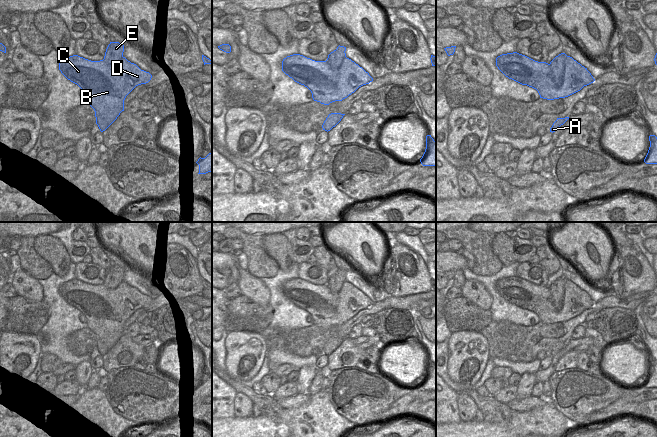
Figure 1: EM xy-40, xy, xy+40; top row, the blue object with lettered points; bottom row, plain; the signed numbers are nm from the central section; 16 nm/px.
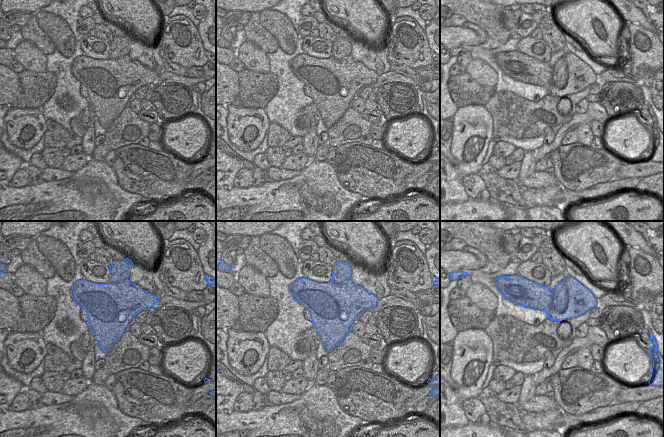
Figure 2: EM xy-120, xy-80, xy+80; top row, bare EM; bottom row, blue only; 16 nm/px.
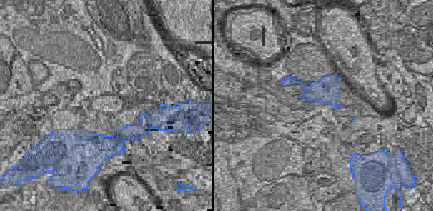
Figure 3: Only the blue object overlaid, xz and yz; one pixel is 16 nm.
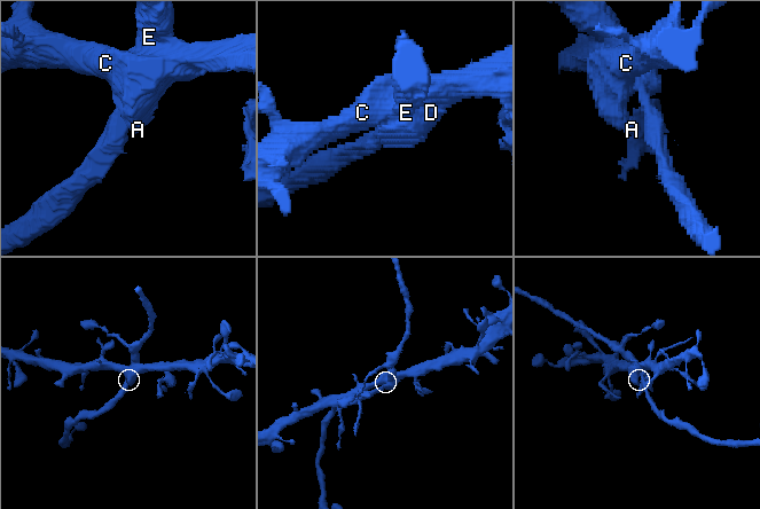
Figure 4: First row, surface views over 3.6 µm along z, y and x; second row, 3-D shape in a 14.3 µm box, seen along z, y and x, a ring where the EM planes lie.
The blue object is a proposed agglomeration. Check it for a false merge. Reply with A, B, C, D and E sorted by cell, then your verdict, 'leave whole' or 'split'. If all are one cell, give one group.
groups A B C D / E; split

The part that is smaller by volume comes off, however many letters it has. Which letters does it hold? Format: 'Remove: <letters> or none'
Remove: E

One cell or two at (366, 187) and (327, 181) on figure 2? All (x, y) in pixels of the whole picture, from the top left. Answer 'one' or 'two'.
two

